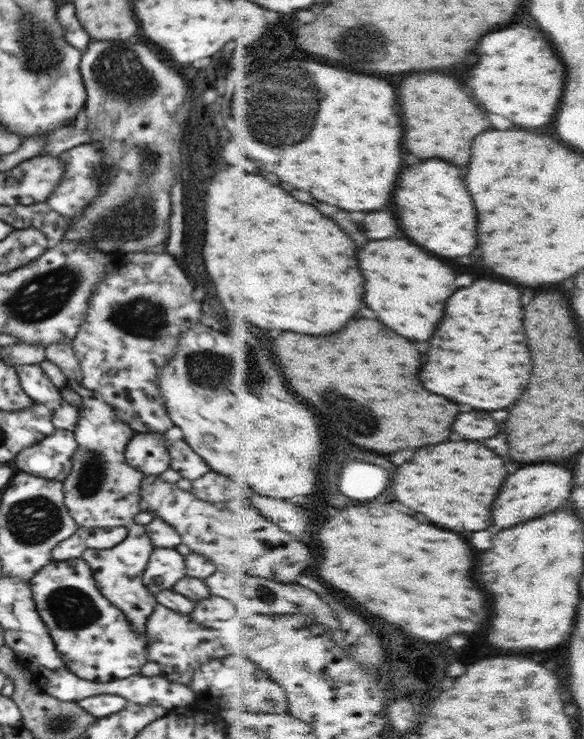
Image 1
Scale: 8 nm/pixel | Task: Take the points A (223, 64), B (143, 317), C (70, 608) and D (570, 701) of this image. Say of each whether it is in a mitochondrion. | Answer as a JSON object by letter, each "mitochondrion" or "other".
{"A":"other","B":"mitochondrion","C":"mitochondrion","D":"other"}

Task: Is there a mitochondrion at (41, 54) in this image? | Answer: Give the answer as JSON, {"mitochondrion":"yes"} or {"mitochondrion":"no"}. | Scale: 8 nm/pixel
{"mitochondrion":"yes"}

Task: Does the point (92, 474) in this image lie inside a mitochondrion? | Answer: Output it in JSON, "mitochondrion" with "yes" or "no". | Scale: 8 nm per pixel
{"mitochondrion":"yes"}

